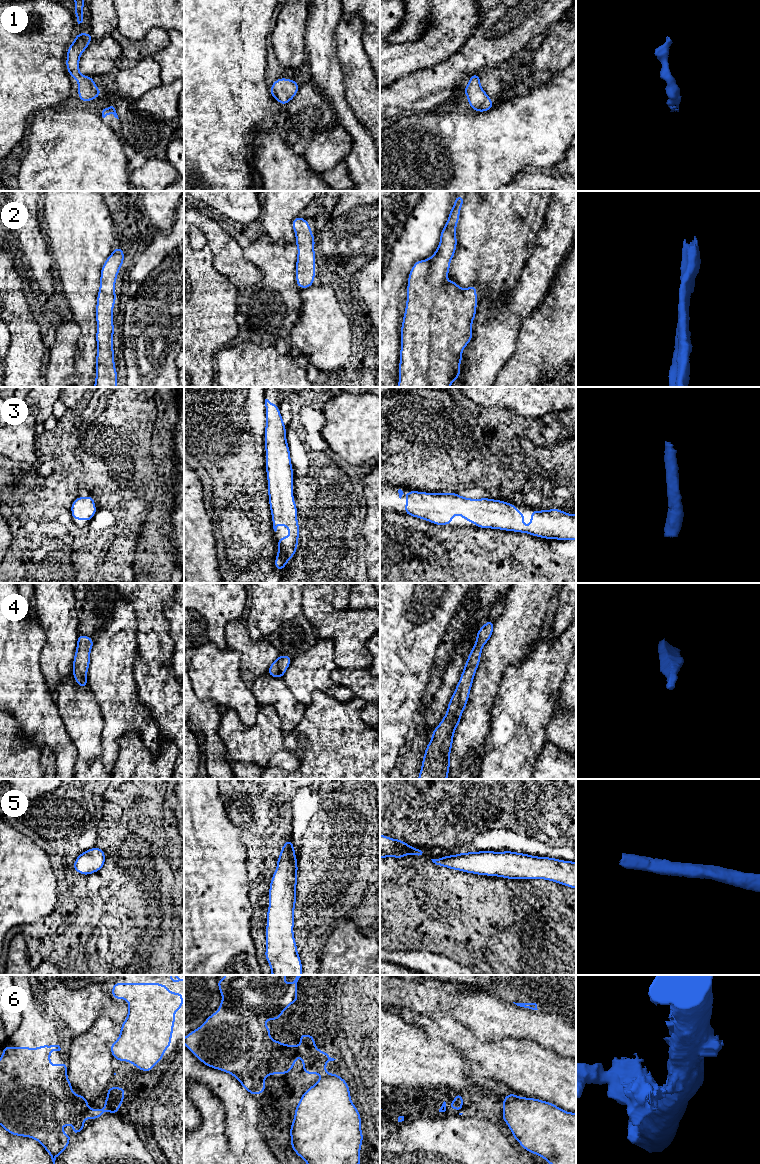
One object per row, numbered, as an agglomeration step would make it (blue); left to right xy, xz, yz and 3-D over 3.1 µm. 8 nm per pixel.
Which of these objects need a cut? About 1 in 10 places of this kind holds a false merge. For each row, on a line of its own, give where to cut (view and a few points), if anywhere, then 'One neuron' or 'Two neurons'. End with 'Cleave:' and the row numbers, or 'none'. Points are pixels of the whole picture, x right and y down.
1: No split. One neuron
2: No split. One neuron
3: No split. One neuron
4: No split. One neuron
5: No split. One neuron
6: Split along xz (300, 1050), (298, 1054). Two neurons
Cleave: 6

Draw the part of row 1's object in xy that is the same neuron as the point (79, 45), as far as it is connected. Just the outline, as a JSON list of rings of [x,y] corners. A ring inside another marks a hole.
[[[77,33],[76,38],[67,50],[66,67],[70,77],[77,80],[78,97],[83,103],[96,98],[98,99],[98,96],[102,94],[100,89],[95,85],[94,78],[82,75],[79,72],[80,56],[92,39],[91,33]]]

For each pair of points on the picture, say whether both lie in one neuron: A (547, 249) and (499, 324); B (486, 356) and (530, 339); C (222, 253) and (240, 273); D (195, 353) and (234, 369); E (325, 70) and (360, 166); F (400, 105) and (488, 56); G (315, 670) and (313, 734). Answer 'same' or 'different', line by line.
A: same
B: different
C: same
D: different
E: same
F: same
G: different

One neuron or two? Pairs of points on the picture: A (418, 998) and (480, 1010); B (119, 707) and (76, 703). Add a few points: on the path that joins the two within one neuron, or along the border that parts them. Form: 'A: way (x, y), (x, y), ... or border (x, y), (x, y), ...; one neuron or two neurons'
A: way (433, 998), (442, 998), (465, 1007); one neuron
B: border (88, 686), (102, 716), (103, 728); two neurons

